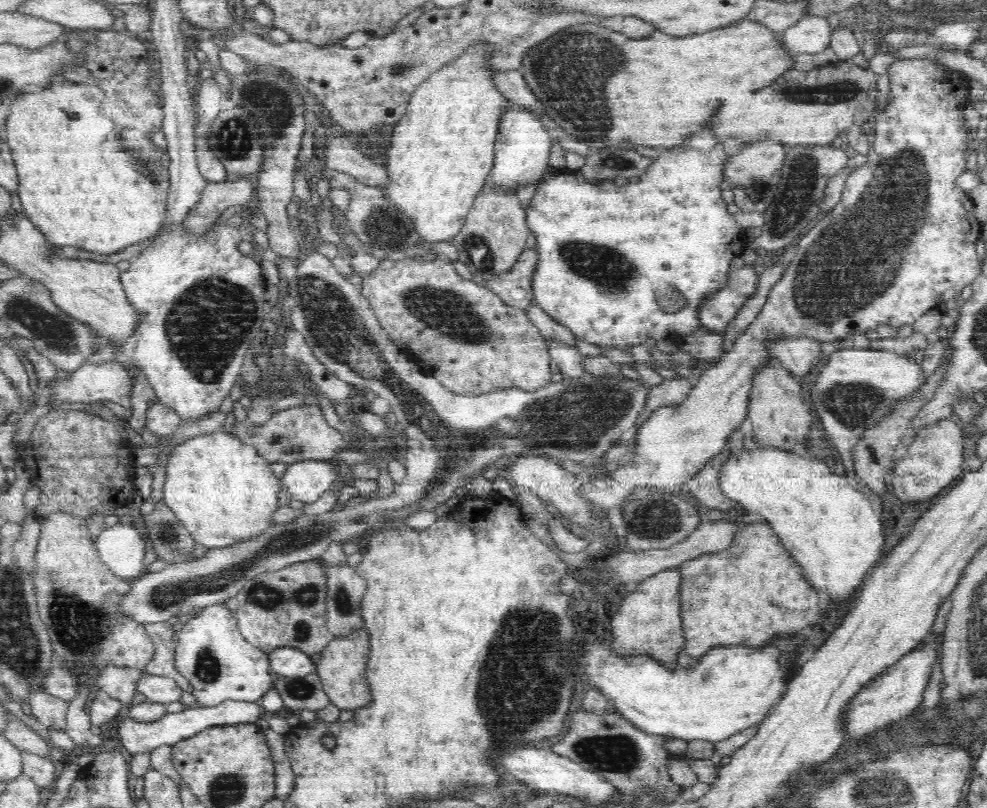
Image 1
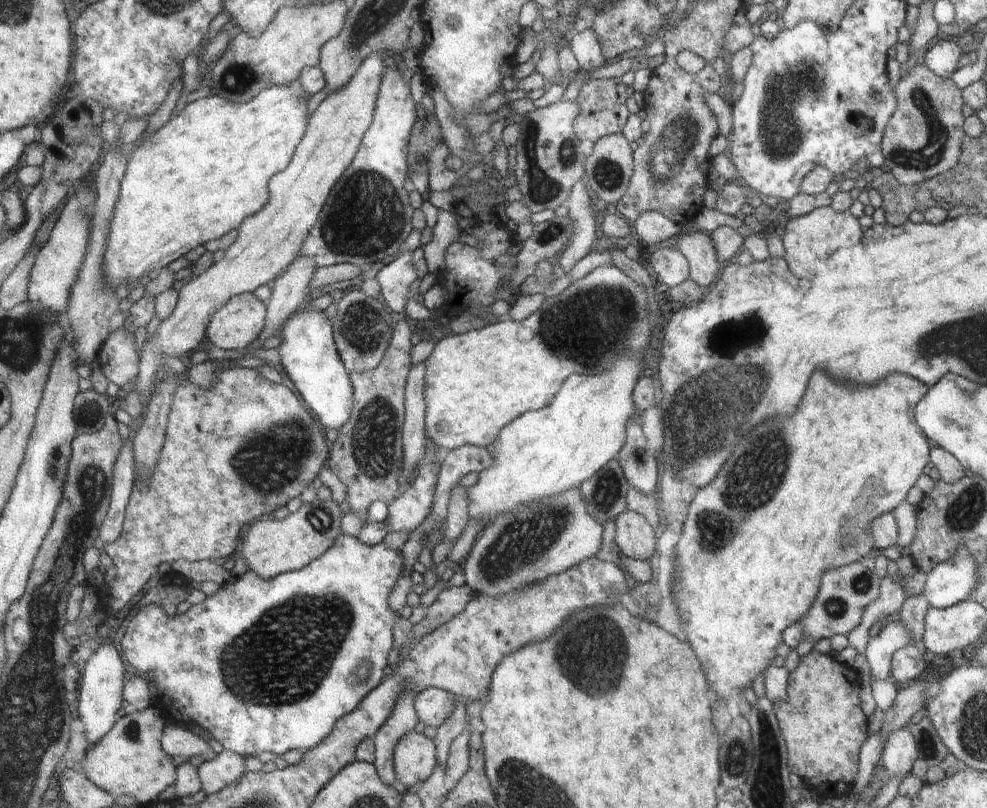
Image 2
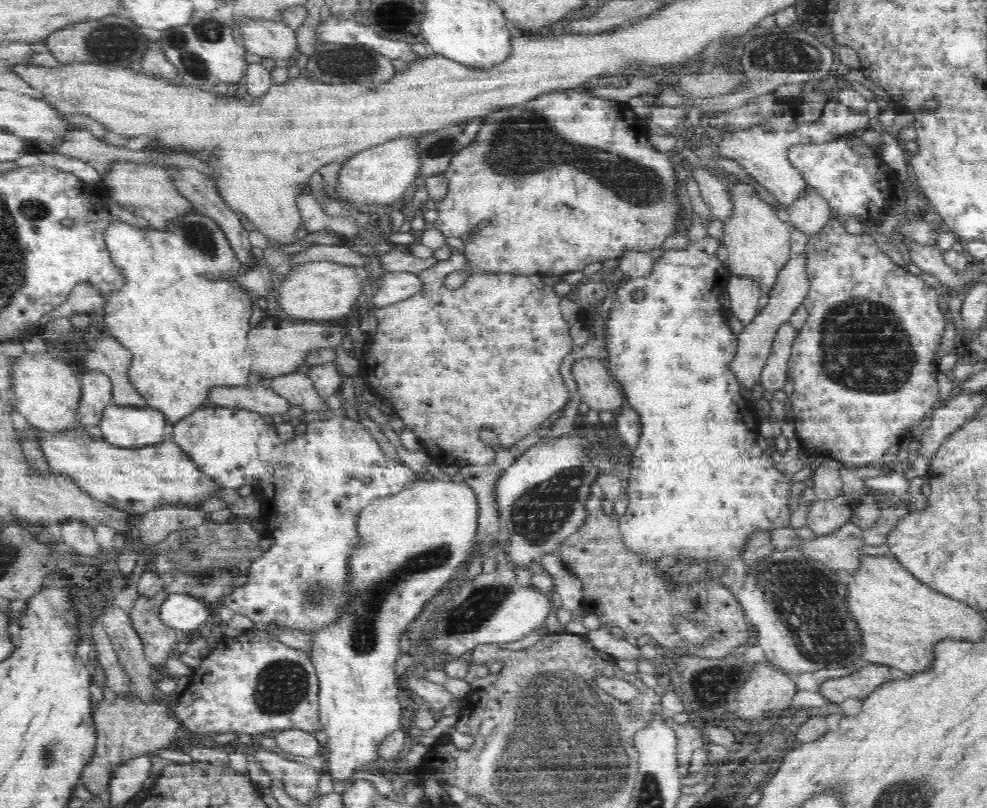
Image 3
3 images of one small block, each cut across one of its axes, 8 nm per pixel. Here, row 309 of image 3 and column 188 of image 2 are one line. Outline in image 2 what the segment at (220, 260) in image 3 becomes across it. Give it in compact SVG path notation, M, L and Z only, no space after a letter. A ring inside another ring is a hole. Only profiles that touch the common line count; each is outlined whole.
M297 84L291 86L273 86L265 88L254 99L248 102L230 101L222 96L210 95L196 100L189 104L184 112L175 114L173 119L162 127L151 137L146 137L135 148L132 160L130 160L129 168L123 186L121 189L121 200L117 205L116 217L111 227L111 240L109 252L107 253L106 267L109 277L109 283L116 288L121 285L130 286L136 284L142 276L150 274L152 270L160 270L161 272L172 262L176 262L182 256L188 256L187 252L208 244L210 241L218 240L222 236L226 236L232 230L240 230L242 224L250 216L257 215L269 203L270 190L269 181L274 175L285 171L289 164L293 161L294 152L297 151L298 144L304 139L305 129L308 124L307 116L308 96L302 98L299 93Z

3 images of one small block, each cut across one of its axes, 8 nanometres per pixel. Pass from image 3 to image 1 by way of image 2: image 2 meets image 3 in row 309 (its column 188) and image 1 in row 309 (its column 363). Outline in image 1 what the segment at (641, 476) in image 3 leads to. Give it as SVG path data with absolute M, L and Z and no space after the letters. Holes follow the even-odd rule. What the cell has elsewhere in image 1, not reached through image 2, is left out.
M718 143L712 150L685 150L676 153L674 150L664 151L658 155L651 165L645 169L641 177L631 180L625 185L616 185L613 181L606 180L601 184L590 184L580 176L578 172L572 174L550 173L546 178L537 182L536 192L525 208L527 225L536 237L536 249L539 260L536 273L533 277L533 303L552 318L552 321L568 328L577 339L590 344L598 344L600 348L619 348L628 350L632 346L638 346L646 340L669 341L679 346L685 342L685 337L698 331L701 326L699 309L719 291L727 287L730 276L732 260L740 257L747 248L747 239L744 236L744 228L736 222L736 217L726 210L726 202L722 200L720 182L724 180L726 164L731 159Z

